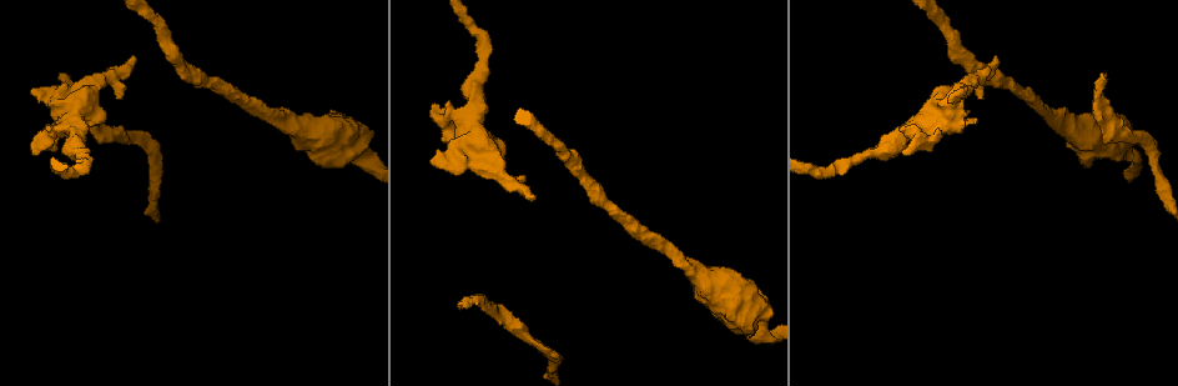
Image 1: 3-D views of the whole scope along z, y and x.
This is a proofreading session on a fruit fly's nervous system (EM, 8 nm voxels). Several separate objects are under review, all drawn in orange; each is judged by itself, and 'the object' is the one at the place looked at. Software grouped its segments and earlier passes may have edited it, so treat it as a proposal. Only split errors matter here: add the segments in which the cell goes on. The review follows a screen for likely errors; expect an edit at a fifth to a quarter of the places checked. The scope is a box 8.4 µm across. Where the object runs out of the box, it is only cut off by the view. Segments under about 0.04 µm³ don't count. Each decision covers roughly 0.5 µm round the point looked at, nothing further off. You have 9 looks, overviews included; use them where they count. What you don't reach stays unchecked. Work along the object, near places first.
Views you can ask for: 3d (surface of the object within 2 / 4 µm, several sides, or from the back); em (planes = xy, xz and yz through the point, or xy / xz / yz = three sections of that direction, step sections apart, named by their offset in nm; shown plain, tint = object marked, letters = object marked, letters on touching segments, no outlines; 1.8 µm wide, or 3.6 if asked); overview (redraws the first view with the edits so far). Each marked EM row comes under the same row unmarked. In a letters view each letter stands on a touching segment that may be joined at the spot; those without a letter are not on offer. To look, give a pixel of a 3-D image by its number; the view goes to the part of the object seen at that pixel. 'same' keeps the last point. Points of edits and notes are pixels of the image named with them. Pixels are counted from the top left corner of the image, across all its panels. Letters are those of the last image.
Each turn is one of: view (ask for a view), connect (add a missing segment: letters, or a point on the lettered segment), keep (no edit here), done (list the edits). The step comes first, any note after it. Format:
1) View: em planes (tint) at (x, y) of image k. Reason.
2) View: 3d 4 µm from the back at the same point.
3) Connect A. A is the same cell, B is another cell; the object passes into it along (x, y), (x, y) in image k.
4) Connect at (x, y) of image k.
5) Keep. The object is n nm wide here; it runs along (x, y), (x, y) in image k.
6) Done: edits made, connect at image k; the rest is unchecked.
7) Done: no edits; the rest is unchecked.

View: em planes (letters) at (60, 87) of image 1. Free end.

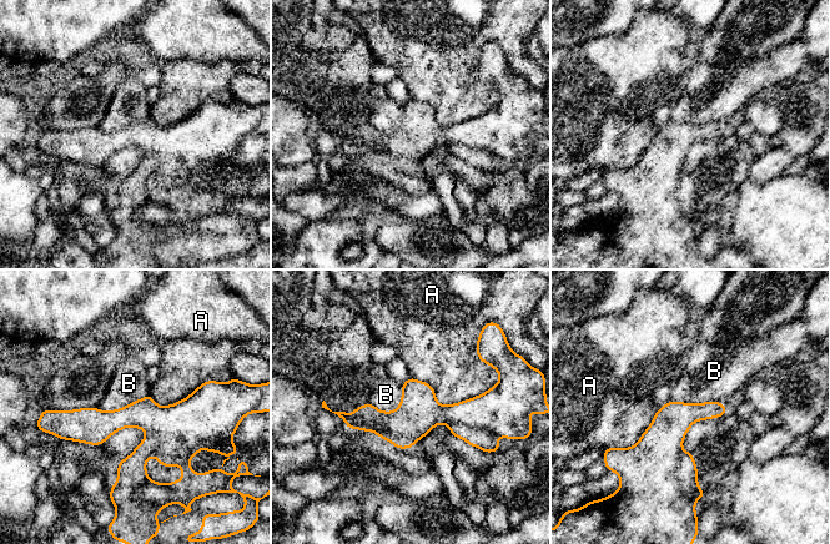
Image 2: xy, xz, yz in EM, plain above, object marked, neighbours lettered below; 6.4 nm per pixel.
Keep. The object is 200 nm wide here; A and B are other cells; it runs along (206, 403), (187, 417), (56, 416) in image 2; none of them fits.

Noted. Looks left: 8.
View: 3d 2 µm at (435, 106) of image 1. Branch stops here.

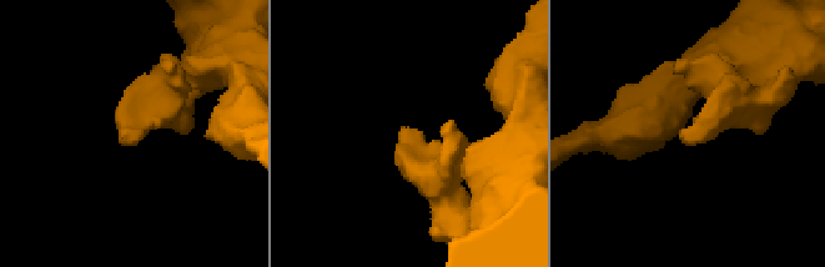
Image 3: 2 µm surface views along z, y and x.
View: em planes (letters) at (414, 132) of image 3. Shape alone is not enough.

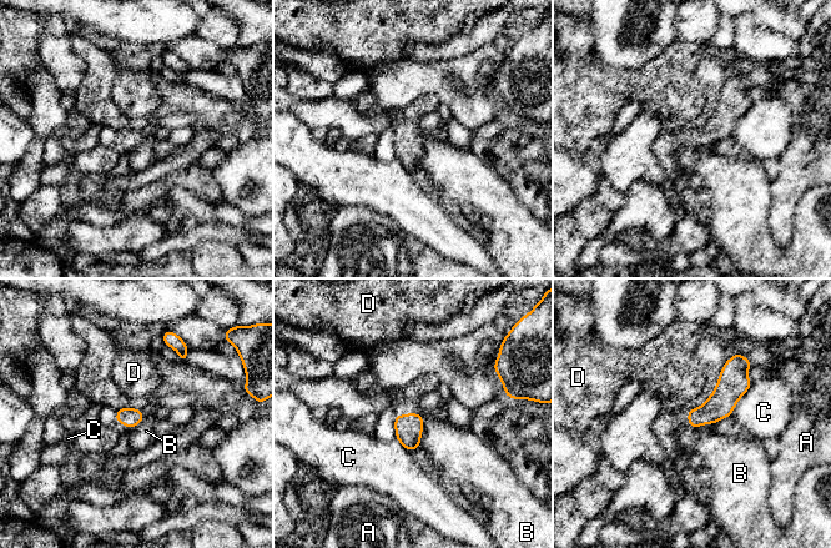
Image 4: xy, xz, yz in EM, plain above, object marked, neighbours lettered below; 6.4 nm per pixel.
Keep. A, B, C and D are other cells; a border runs along (423, 416), (423, 432), (419, 447) in image 4; no lettered segment goes on from it.

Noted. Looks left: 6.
View: 3d 4 µm at (996, 57) of image 1. Branch stops here.

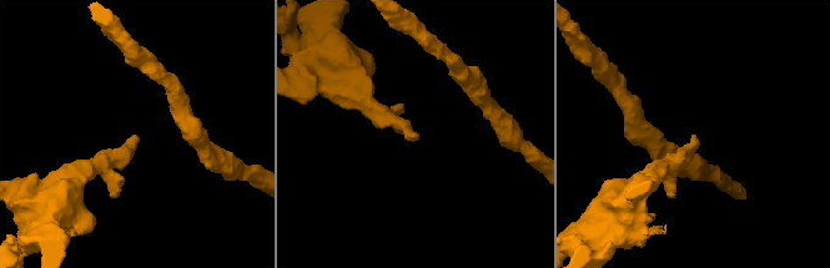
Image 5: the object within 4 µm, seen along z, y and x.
View: em planes (letters) at (137, 138) of image 5. Now the EM.

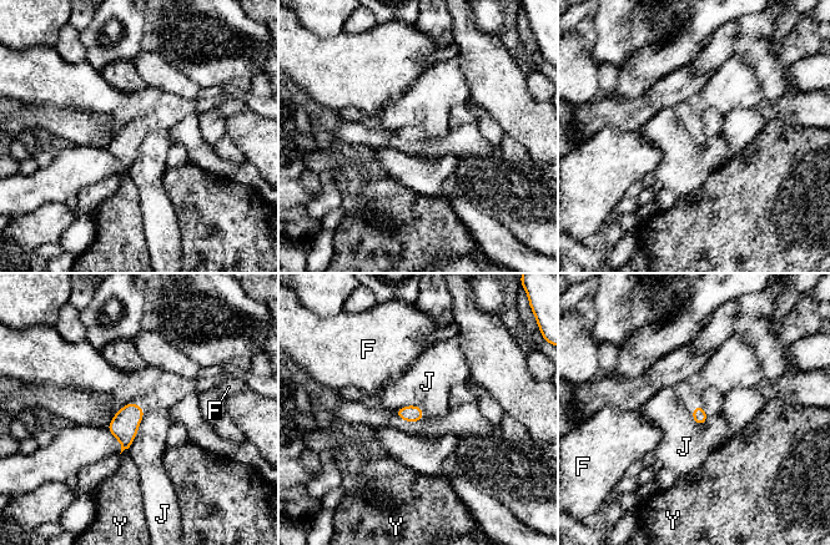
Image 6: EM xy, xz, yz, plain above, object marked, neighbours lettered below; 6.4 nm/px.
Keep. F, J and Y are other cells; a border runs along (145, 414), (135, 439), (127, 448) in image 6; no lettered segment goes on from it.

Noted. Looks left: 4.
View: 3d 4 µm from the back at (1124, 151) of image 1. Thick turns thin.

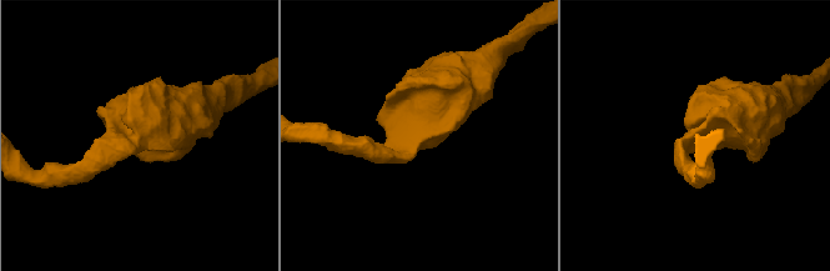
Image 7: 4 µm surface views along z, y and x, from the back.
View: em 3.6 µm xz step 8 (tint) at (408, 139) of image 7. The arms are 260, 700 nm wide; need the tissue.

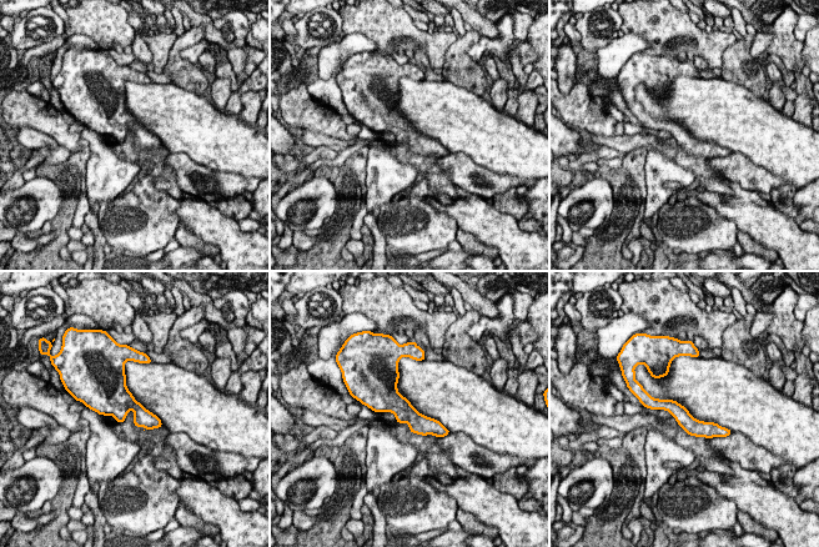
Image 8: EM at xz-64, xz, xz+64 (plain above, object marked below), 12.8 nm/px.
View: em 3.6 µm planes (letters) at the same point. Cut it another way.

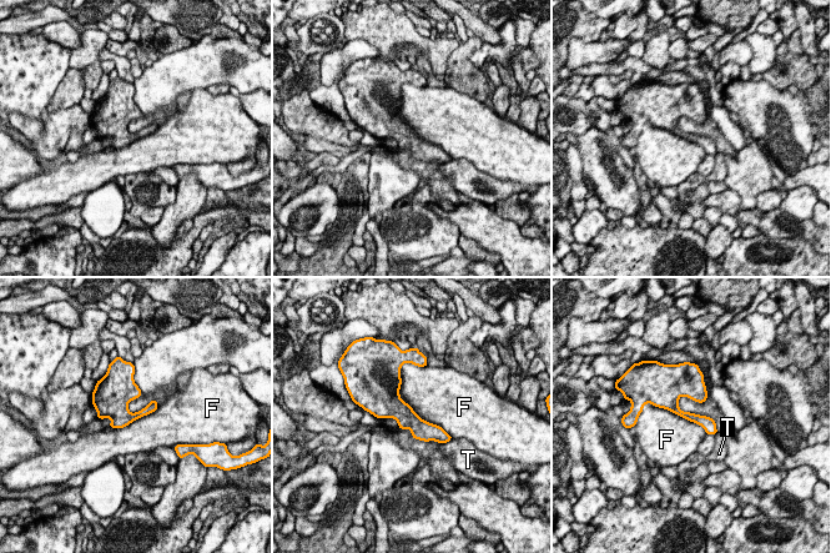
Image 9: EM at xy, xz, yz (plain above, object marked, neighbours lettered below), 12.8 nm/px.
Keep. F and T are other cells; it runs along (377, 410), (442, 436) in image 9; no lettered segment goes on from it.

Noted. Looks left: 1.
Done: no edits; the rest is unchecked.

